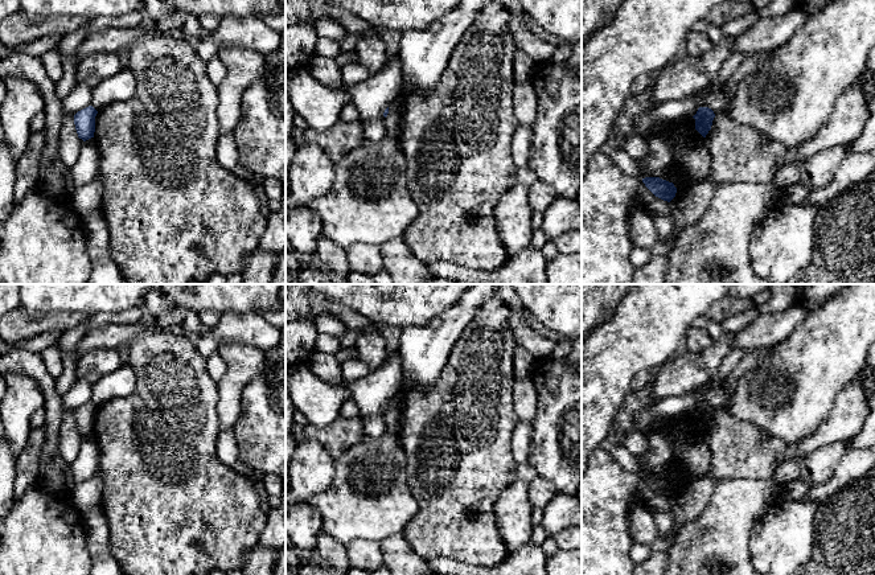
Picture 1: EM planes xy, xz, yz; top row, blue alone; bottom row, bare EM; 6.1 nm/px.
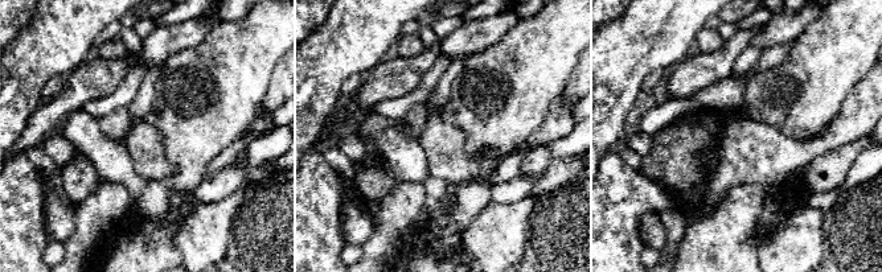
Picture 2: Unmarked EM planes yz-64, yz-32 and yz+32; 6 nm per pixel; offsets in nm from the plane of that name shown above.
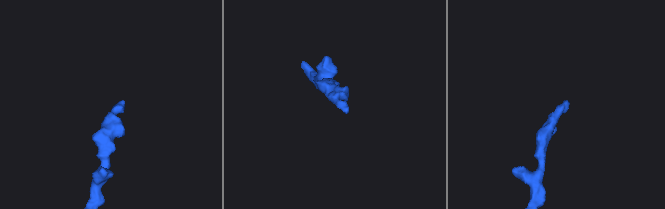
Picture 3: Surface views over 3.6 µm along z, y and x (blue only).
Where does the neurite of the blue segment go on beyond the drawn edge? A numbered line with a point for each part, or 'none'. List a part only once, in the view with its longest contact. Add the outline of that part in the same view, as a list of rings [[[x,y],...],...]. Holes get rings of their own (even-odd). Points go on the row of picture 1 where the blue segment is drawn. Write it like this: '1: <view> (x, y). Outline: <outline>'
none

